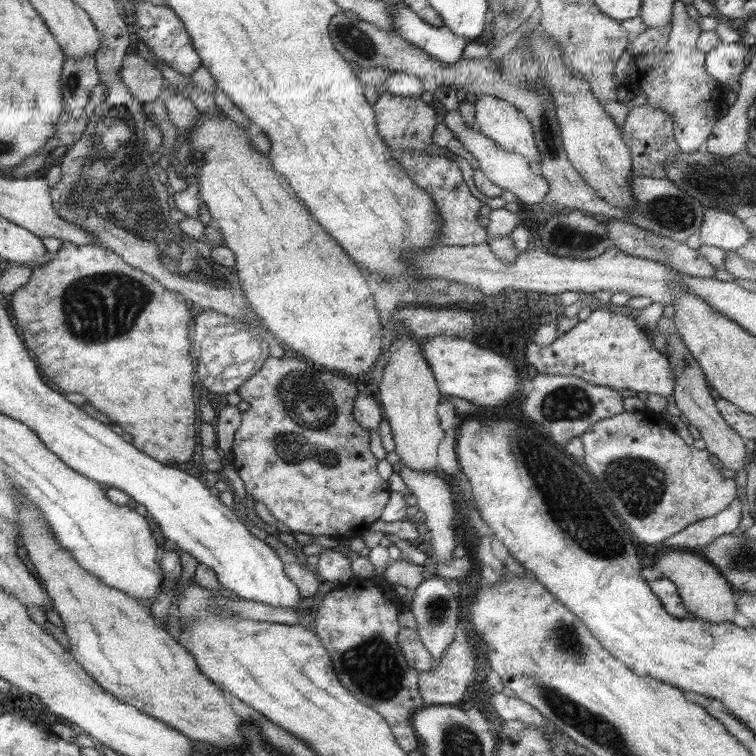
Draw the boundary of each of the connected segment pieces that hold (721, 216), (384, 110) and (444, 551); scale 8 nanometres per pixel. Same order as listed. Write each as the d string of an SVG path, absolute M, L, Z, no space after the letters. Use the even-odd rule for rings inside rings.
M704 209L698 235L701 244L728 252L736 252L751 237L741 220L733 217L731 213L717 209Z
M384 92L374 103L374 111L379 136L392 152L409 150L423 153L431 144L431 135L437 120L433 110L421 102L419 95L402 97Z
M401 462L401 468L396 472L403 484L407 487L408 492L415 496L415 505L421 514L425 516L425 526L428 530L430 540L431 556L435 559L435 562L443 562L447 559L453 559L450 556L452 550L457 546L455 544L455 535L453 535L454 525L454 510L458 507L451 499L451 493L449 490L449 481L443 475L433 472L415 472L410 468L407 468Z

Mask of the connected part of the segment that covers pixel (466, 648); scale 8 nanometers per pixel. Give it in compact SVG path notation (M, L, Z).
M458 636L455 643L451 643L443 657L439 659L439 665L434 666L429 672L420 673L419 694L422 696L423 706L427 705L459 705L466 692L467 686L475 680L475 654L462 636Z

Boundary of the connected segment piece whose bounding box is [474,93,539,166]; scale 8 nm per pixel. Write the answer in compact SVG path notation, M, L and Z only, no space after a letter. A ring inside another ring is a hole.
M489 93L478 94L474 102L474 122L476 130L491 142L505 150L505 152L515 152L523 156L530 165L537 166L539 162L539 150L535 145L534 130L531 128L528 118L515 105L501 100Z

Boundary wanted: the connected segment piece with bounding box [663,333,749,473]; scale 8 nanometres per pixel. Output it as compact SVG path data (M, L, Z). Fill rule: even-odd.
M671 333L666 338L668 353L667 355L663 354L663 356L667 358L671 370L674 370L675 386L672 396L679 413L689 421L688 424L698 430L700 438L704 440L707 452L711 452L727 470L736 473L741 468L744 468L745 460L749 459L749 456L745 455L745 448L743 447L746 439L739 436L718 412L718 407L714 404L711 395L709 395L710 391L707 388L702 369L699 368L698 361L686 349L684 342L675 333Z

